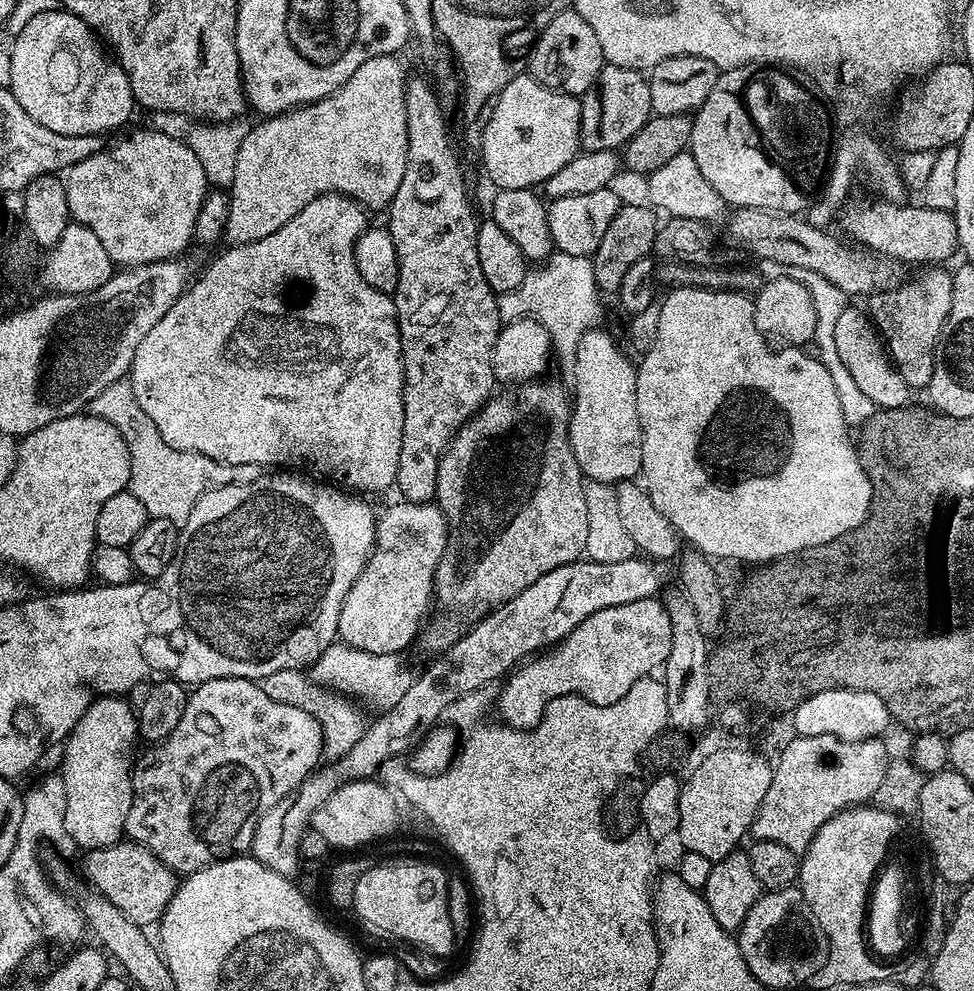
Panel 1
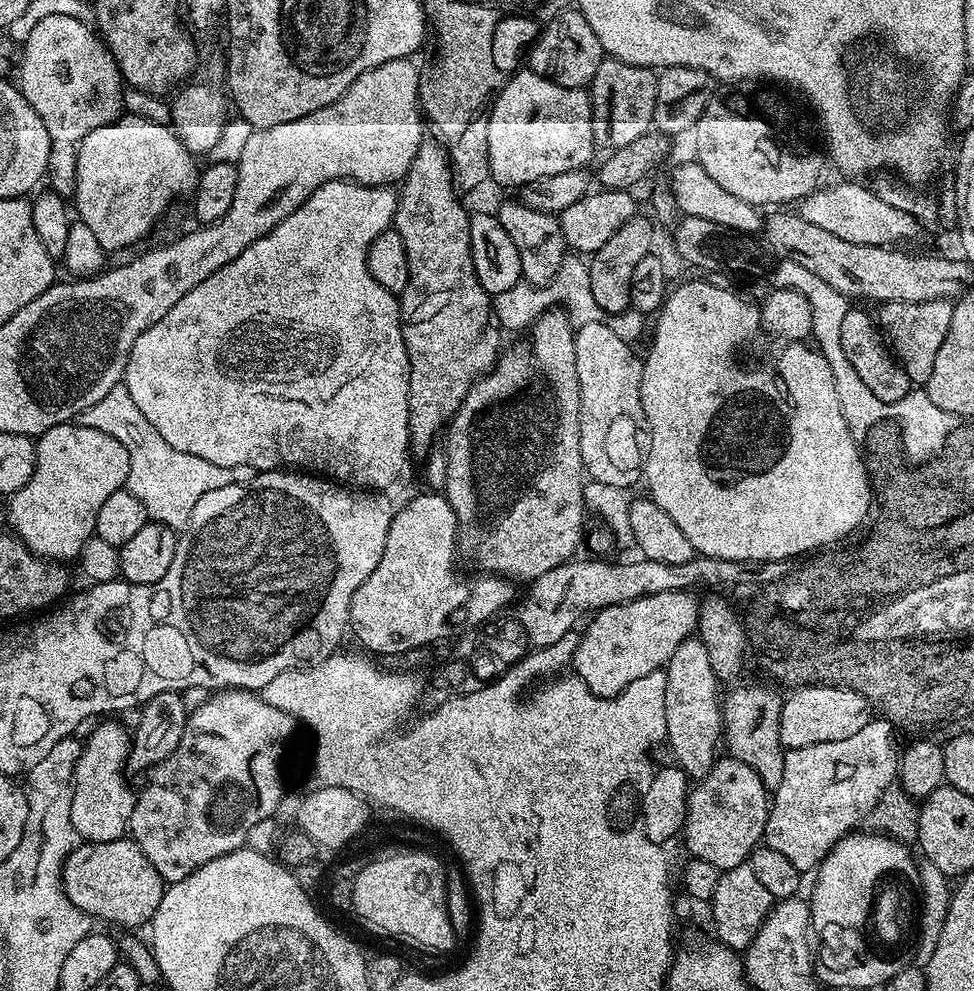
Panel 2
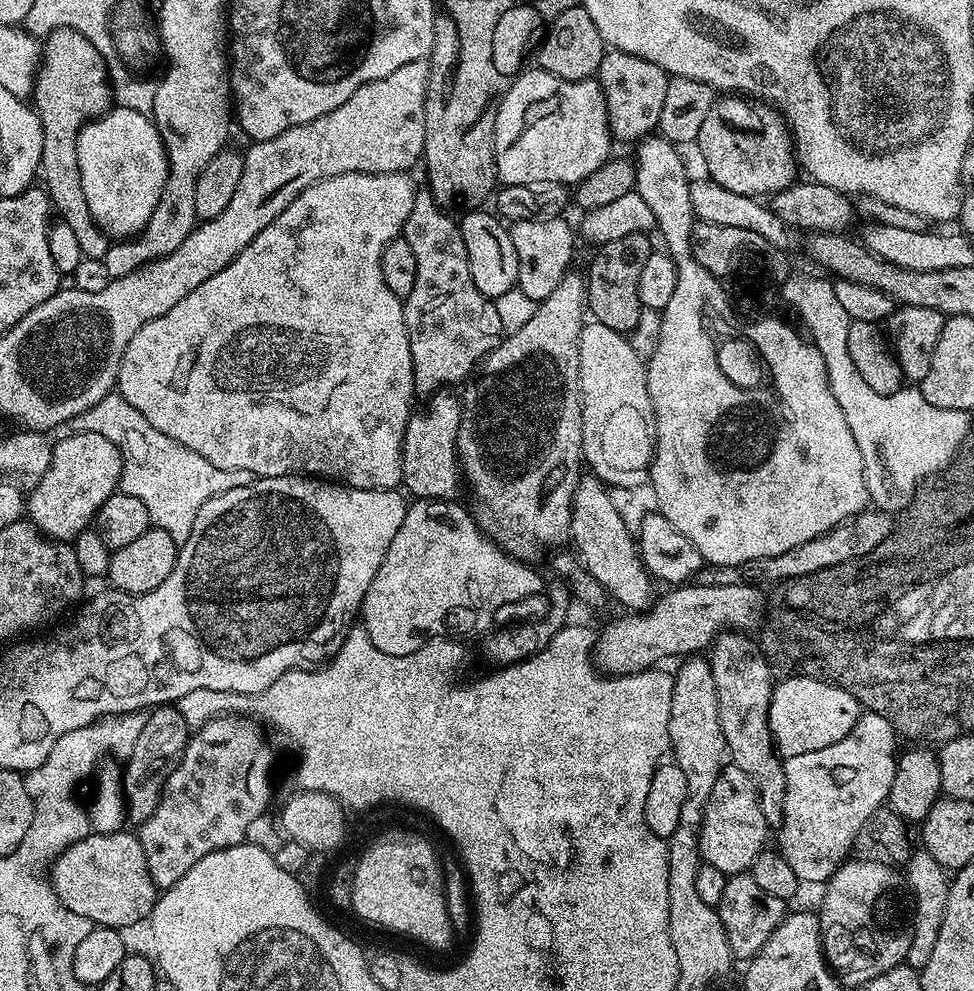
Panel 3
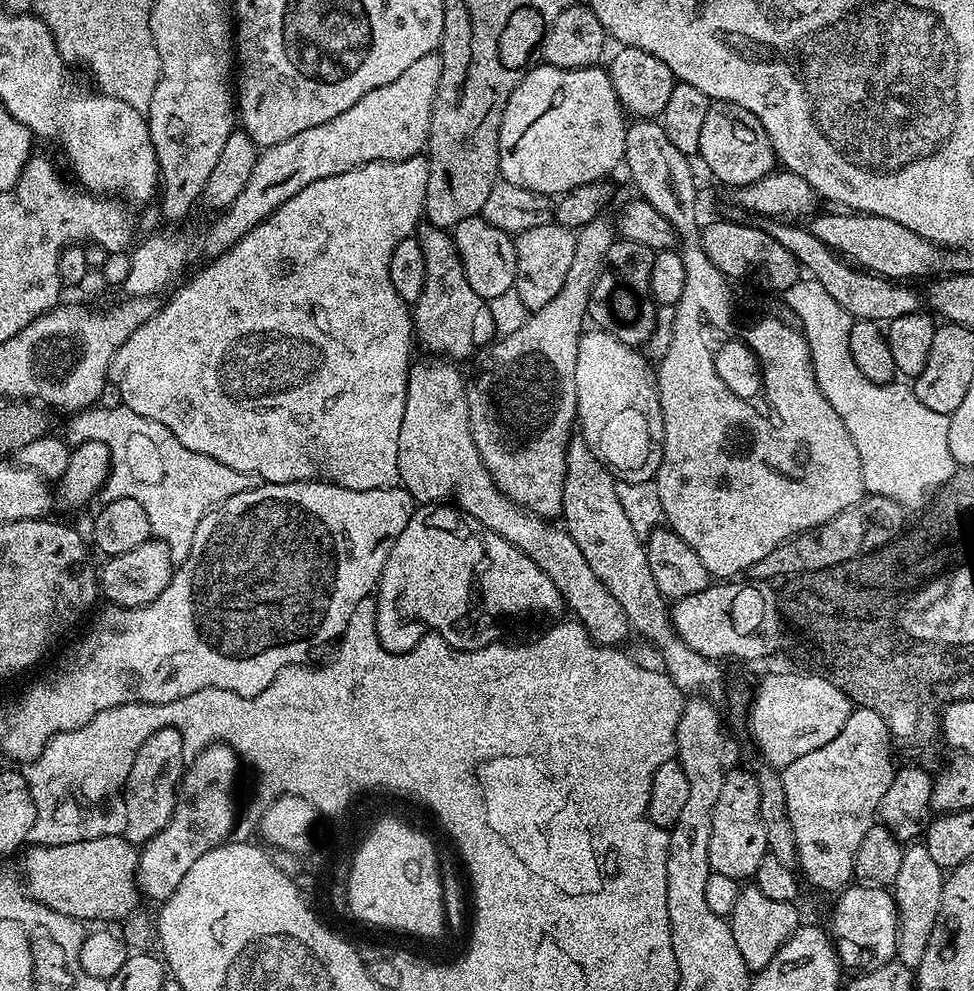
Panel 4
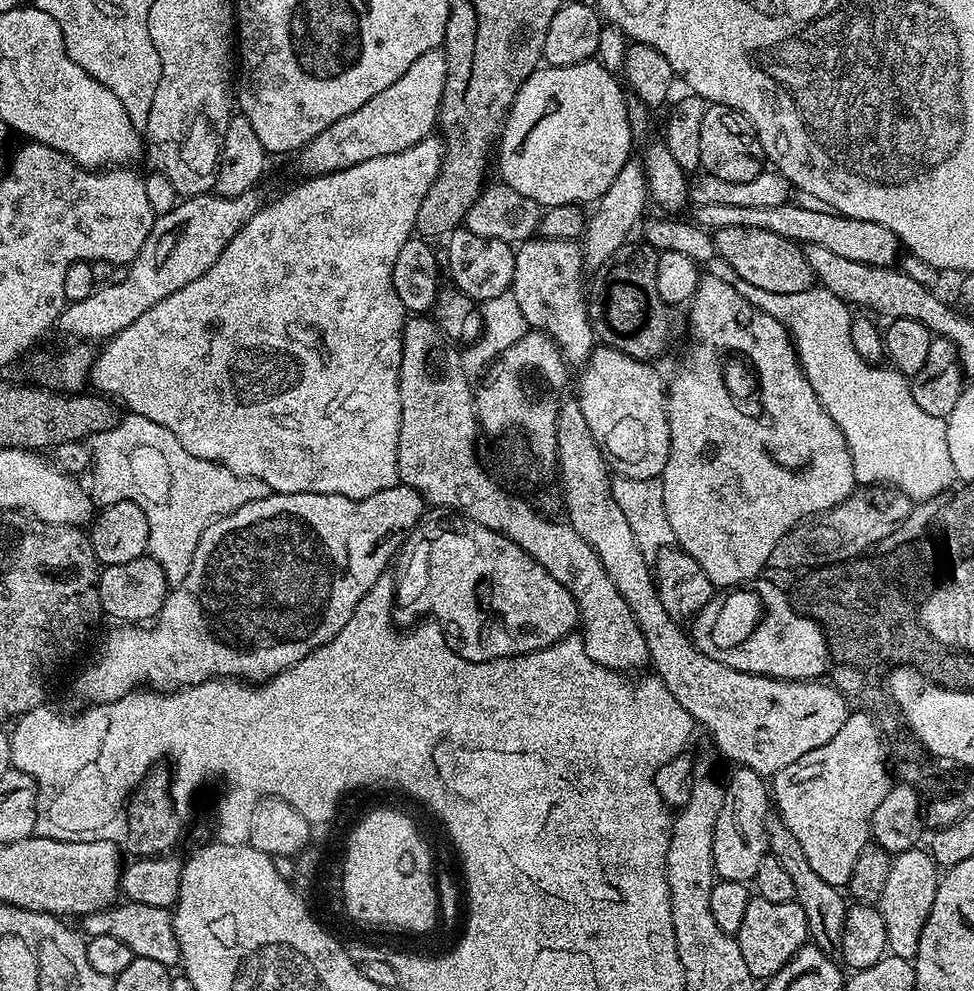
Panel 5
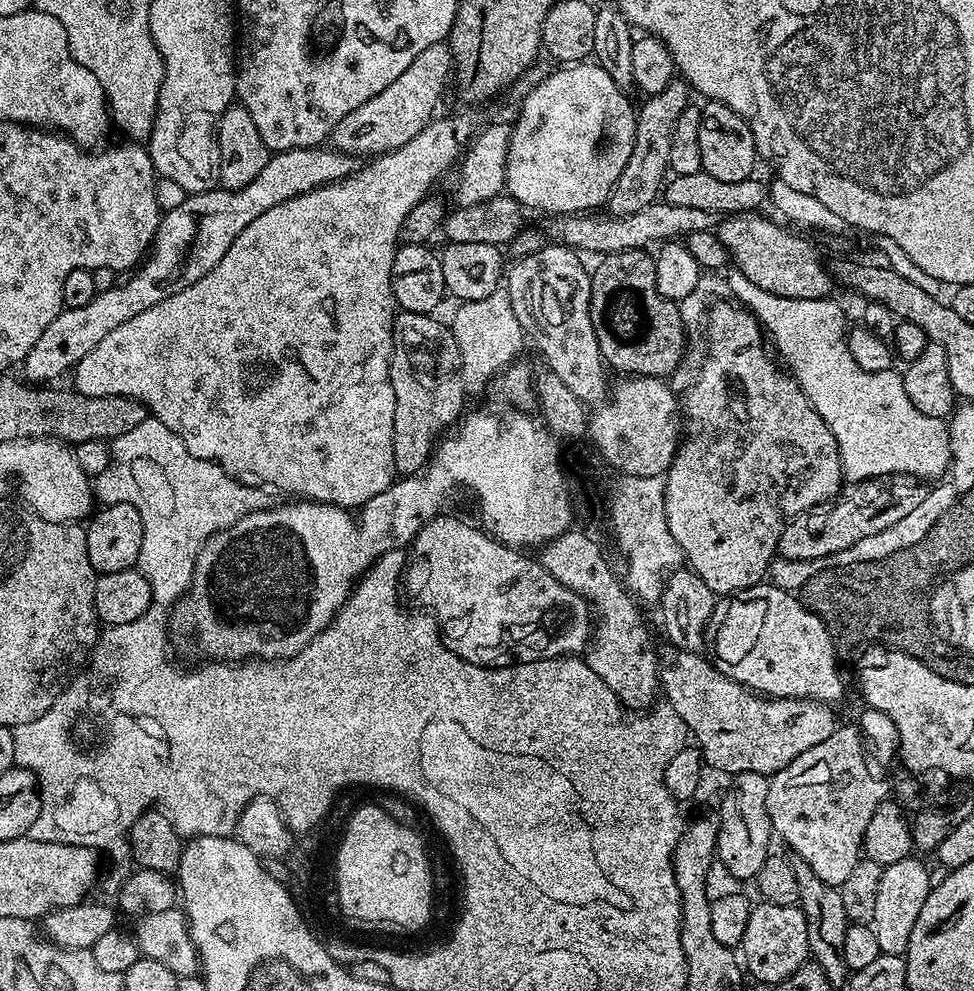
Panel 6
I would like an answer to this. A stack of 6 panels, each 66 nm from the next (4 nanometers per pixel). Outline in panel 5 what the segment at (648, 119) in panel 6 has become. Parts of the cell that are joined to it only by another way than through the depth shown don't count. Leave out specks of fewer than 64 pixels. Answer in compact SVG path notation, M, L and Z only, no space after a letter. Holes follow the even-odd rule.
M629 158L622 170L618 170L618 178L610 182L610 190L606 190L606 194L602 194L599 200L595 201L591 209L592 217L589 220L587 217L586 227L582 232L582 251L584 263L589 269L601 268L626 243L631 237L628 235L631 234L632 227L641 223L645 215L644 207L649 207L649 204L648 172L639 159Z

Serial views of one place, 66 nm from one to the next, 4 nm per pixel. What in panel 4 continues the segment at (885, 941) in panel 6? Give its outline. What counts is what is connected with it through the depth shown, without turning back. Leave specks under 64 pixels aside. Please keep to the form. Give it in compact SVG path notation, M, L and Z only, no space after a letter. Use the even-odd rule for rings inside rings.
M912 842L905 847L902 854L902 866L898 876L890 885L892 897L896 900L898 914L898 932L894 936L896 942L895 959L910 969L917 969L922 962L922 954L926 954L926 946L930 942L930 934L934 930L934 922L938 918L938 910L942 906L942 890L946 879L945 869L930 858L930 850L920 842Z

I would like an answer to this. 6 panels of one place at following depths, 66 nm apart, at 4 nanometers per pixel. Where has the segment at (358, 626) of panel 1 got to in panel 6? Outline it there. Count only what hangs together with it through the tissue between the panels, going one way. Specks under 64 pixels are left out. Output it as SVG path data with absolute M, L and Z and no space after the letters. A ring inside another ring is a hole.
M448 515L433 518L413 538L406 556L410 565L406 572L407 595L409 592L412 596L421 596L432 604L431 611L442 621L448 649L466 662L483 668L510 668L513 664L580 654L589 647L594 635L594 616L587 600L562 586L539 559L531 560L527 551L501 544L475 523L467 524Z

